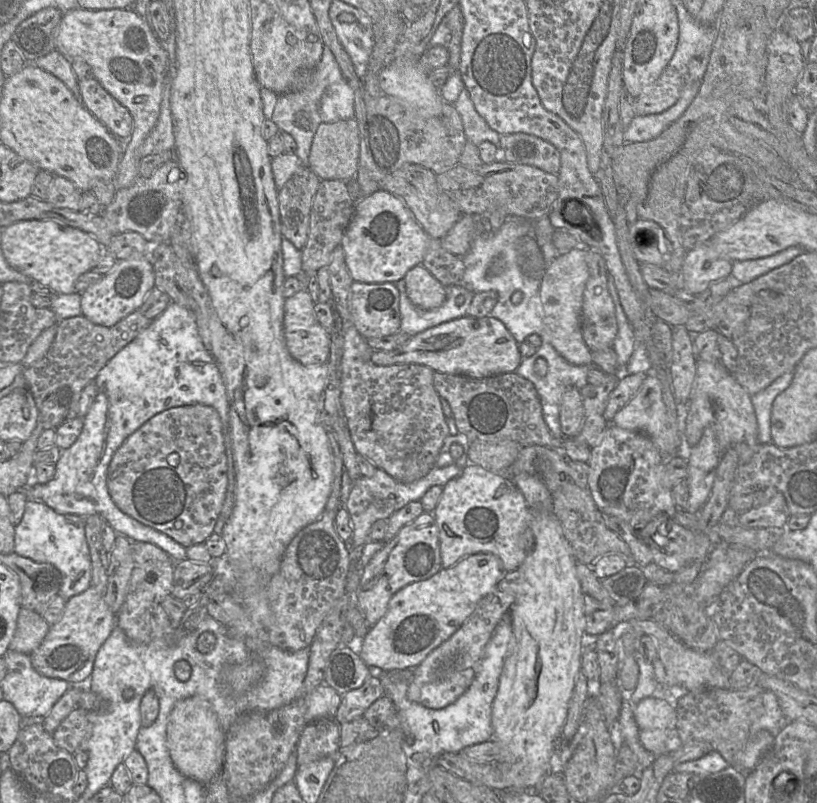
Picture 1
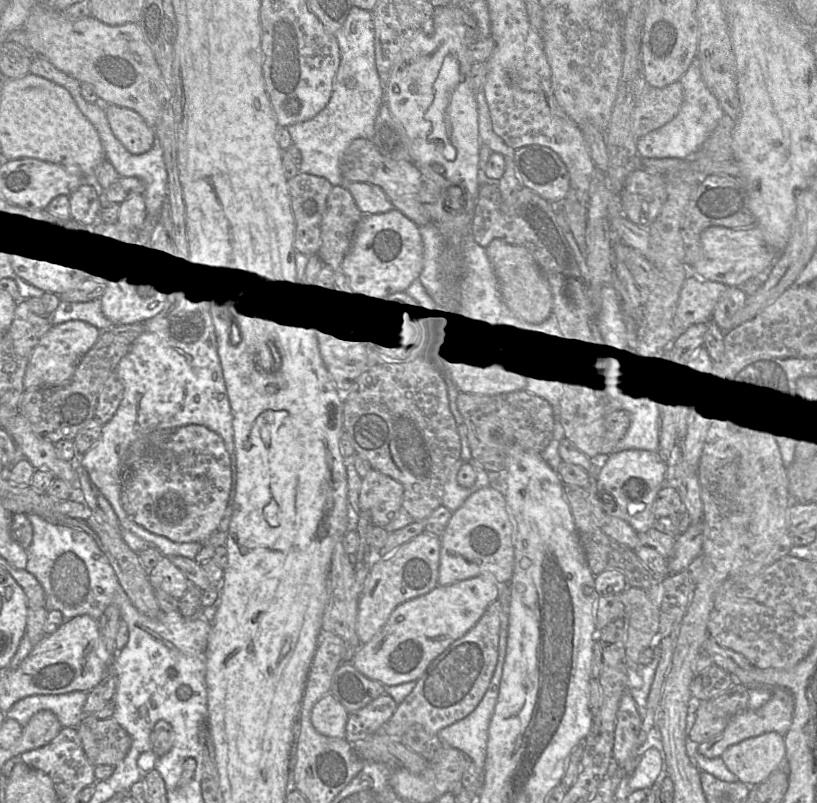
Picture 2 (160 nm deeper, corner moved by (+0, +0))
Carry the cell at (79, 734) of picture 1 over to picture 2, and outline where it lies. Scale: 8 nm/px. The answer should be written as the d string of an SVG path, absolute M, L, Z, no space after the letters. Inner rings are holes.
M85 714L76 730L85 755L93 766L116 767L131 747L131 736L112 717L98 719Z

